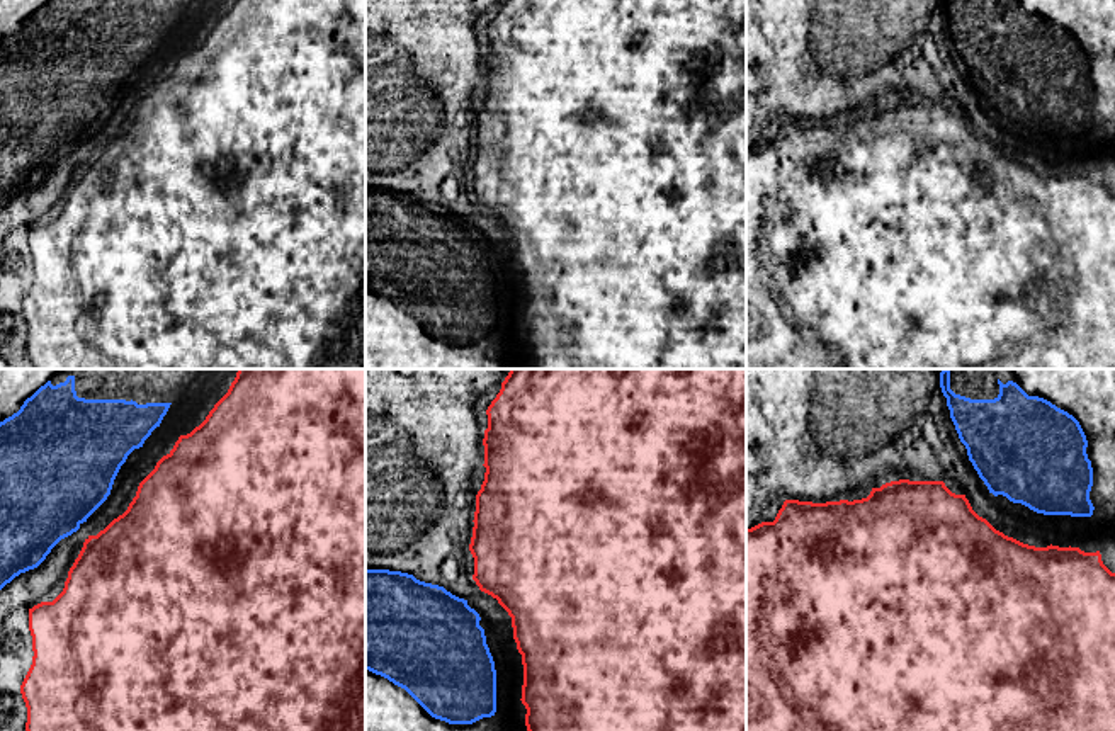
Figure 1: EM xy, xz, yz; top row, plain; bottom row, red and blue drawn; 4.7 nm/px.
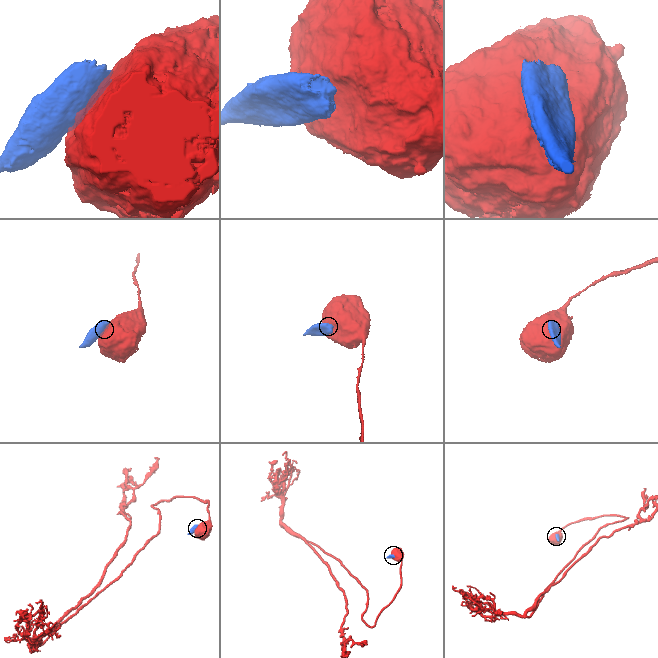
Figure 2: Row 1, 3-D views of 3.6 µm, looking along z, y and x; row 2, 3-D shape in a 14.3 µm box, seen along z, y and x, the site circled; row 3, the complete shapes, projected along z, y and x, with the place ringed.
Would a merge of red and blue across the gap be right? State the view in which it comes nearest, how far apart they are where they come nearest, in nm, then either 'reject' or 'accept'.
xy | 60 nm | accept

